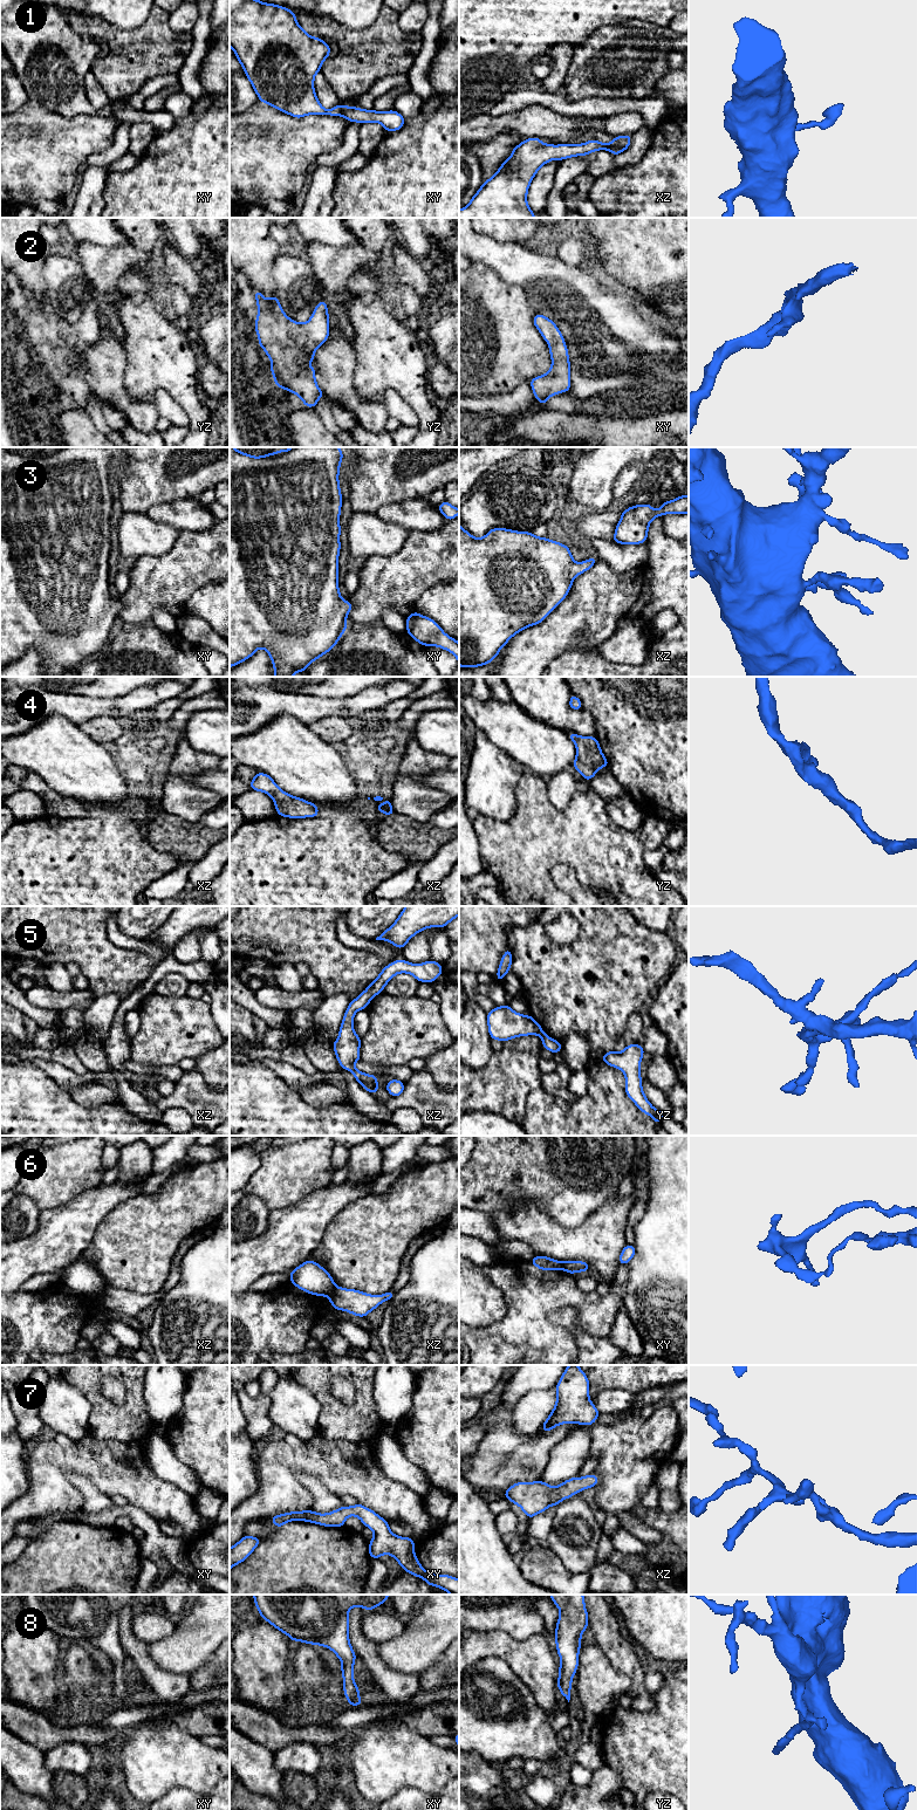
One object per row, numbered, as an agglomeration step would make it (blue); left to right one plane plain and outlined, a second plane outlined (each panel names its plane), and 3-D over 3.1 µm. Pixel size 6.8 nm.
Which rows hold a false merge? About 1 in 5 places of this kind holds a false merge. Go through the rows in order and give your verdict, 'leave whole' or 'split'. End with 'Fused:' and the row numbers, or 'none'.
1: leave whole
2: leave whole
3: leave whole
4: leave whole
5: leave whole
6: split
7: leave whole
8: leave whole
Fused: 6

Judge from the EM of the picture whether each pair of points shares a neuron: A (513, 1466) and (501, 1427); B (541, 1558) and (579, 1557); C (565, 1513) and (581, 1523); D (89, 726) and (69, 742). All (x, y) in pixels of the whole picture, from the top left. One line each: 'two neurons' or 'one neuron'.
A: one neuron
B: two neurons
C: one neuron
D: two neurons

